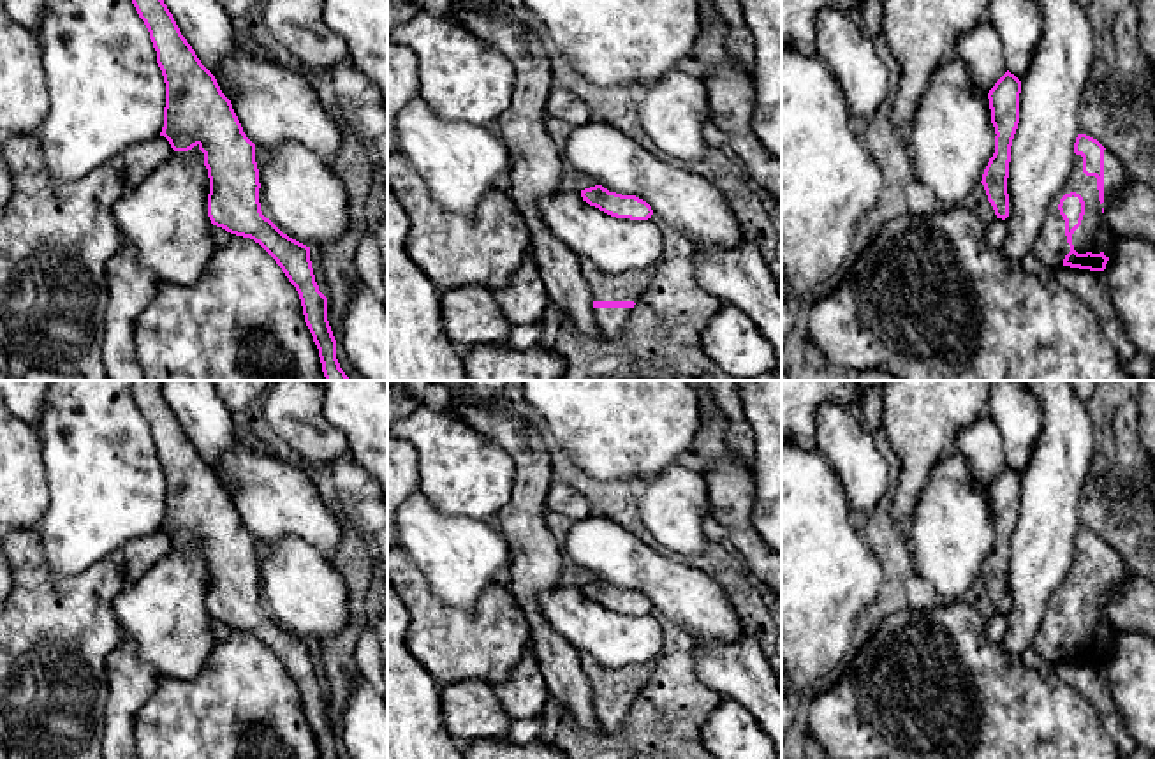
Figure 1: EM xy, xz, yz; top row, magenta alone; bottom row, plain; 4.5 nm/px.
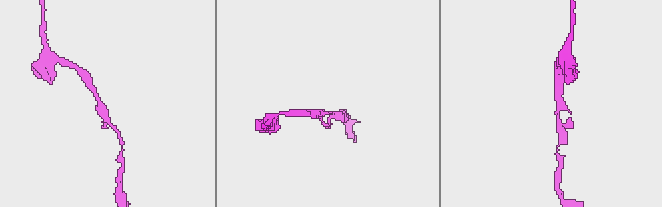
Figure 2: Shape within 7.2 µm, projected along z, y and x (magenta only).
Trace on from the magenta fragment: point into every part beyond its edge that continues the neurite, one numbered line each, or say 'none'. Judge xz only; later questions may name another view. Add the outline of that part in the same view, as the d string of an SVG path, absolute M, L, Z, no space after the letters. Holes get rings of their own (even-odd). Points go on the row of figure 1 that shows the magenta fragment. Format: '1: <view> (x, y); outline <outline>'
1: xz (629, 286); outline M581 259L579 268L592 291L593 301L637 303L653 278L653 268L644 271L625 271L616 276L600 271L590 259Z

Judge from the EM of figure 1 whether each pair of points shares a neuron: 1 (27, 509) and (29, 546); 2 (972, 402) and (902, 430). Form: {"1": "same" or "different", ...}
{"1": "different", "2": "same"}

